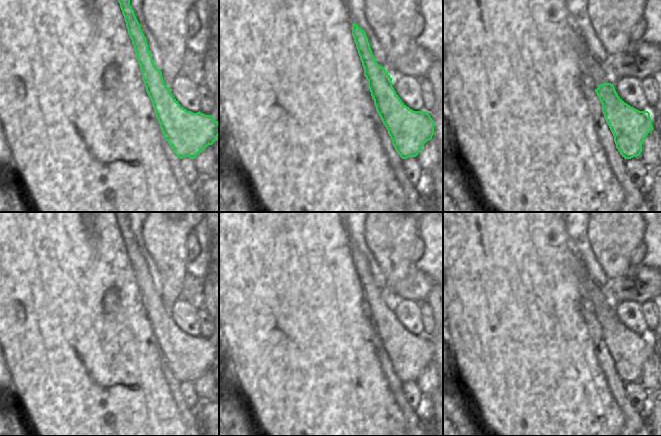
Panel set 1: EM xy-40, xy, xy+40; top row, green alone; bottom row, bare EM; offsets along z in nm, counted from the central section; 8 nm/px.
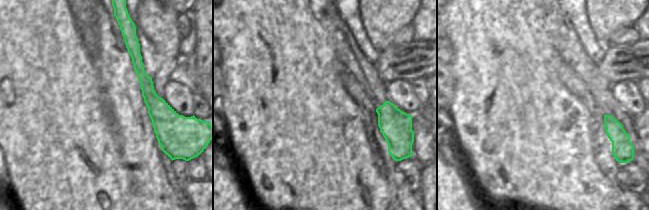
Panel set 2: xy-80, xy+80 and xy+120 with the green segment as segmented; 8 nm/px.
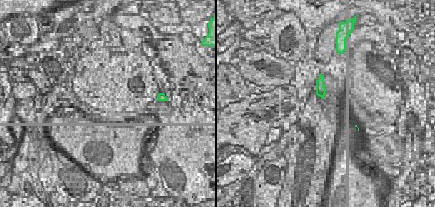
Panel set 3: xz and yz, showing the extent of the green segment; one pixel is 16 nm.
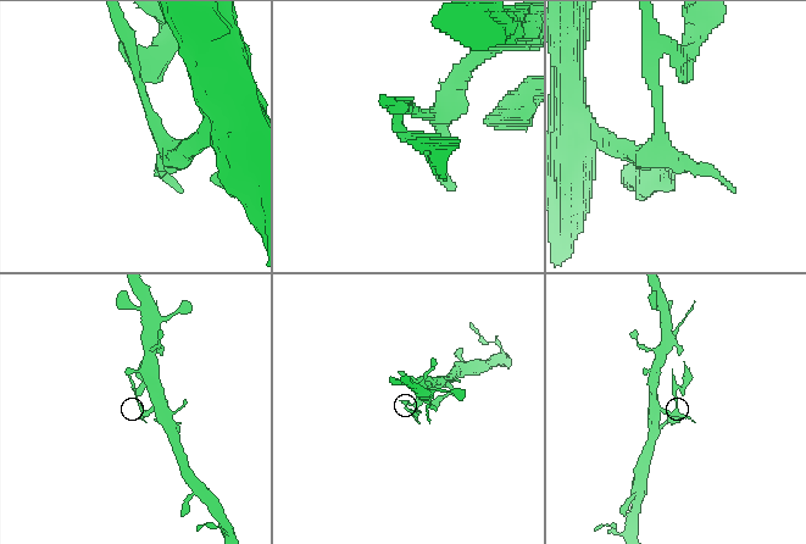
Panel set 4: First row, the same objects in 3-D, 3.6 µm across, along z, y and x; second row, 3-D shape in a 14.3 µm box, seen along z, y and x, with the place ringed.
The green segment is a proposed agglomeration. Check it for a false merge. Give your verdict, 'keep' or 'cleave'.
cleave

